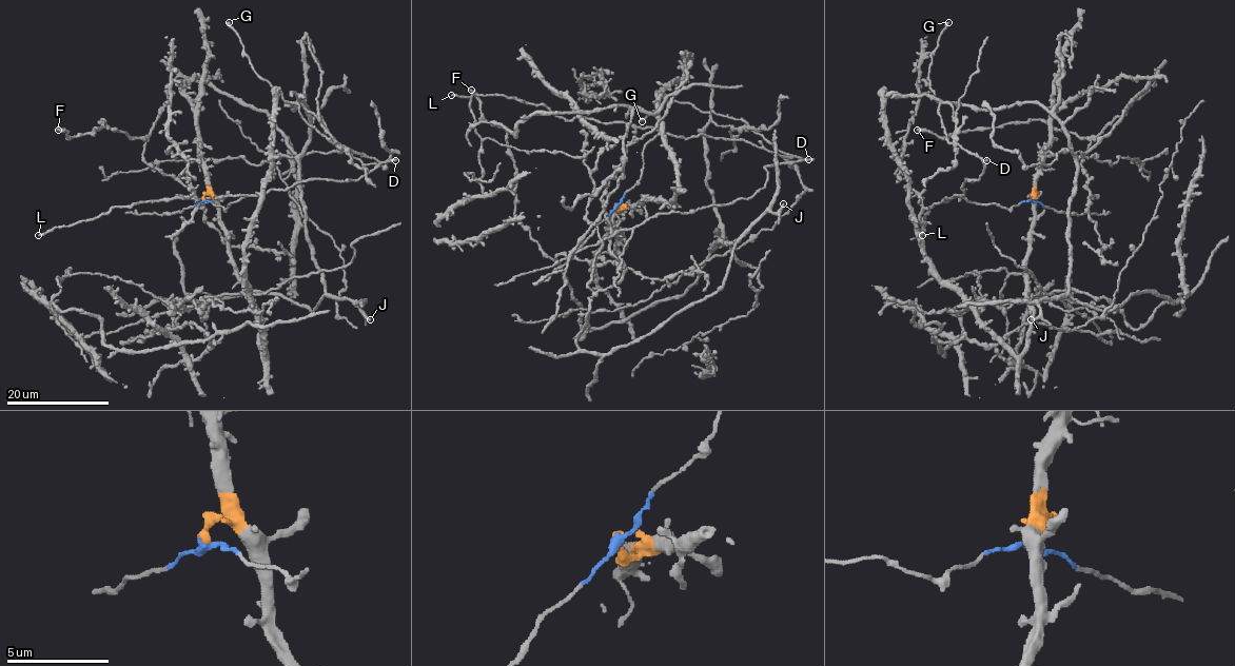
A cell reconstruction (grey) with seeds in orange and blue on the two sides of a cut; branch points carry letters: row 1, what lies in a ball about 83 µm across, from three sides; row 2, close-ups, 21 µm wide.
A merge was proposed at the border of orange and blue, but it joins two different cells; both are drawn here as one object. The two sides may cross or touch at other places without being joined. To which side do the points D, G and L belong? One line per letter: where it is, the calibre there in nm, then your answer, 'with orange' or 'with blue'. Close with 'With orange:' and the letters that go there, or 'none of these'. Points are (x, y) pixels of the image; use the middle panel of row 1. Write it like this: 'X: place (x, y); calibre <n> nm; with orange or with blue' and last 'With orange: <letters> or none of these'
D: place (808, 159); calibre 280 nm; with blue
G: place (642, 121); calibre 320 nm; with blue
L: place (451, 95); calibre 220 nm; with blue
With orange: none of these

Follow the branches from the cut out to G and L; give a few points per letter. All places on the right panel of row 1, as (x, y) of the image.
G: (1033, 199), (1005, 208), (960, 195), (984, 163), (947, 139), (930, 90), (929, 67), (948, 21)
L: (1033, 199), (1005, 208), (994, 203), (976, 204), (955, 195), (932, 206), (921, 221), (923, 235)

